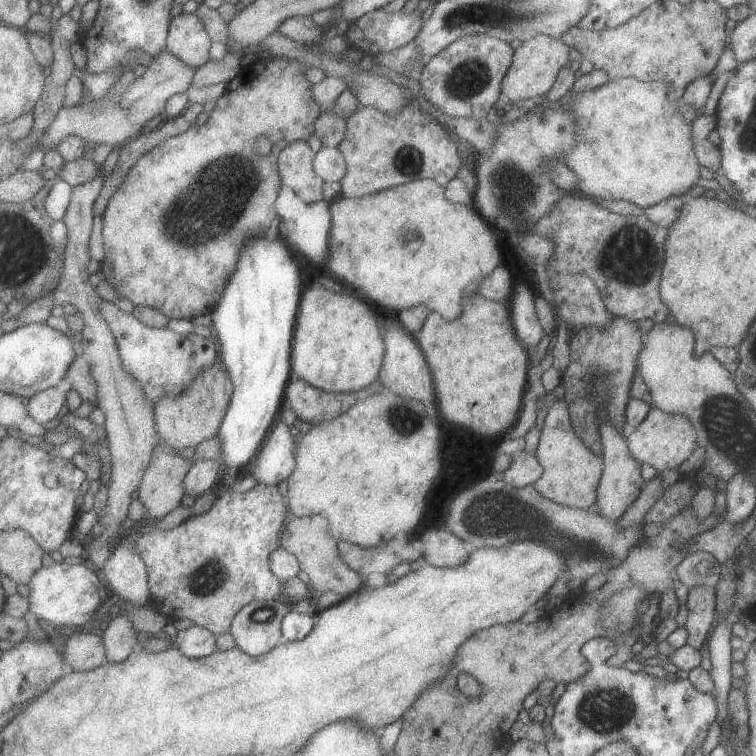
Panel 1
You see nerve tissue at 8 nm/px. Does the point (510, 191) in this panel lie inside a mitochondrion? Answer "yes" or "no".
yes

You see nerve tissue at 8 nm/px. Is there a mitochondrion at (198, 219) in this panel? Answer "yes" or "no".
yes

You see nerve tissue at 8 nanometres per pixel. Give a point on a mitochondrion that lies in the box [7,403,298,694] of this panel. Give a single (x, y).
(214, 573)

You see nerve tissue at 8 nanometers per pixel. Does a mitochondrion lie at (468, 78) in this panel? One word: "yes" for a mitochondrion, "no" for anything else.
yes

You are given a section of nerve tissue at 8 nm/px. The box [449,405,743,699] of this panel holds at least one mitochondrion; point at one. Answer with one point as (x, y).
(485, 508)

